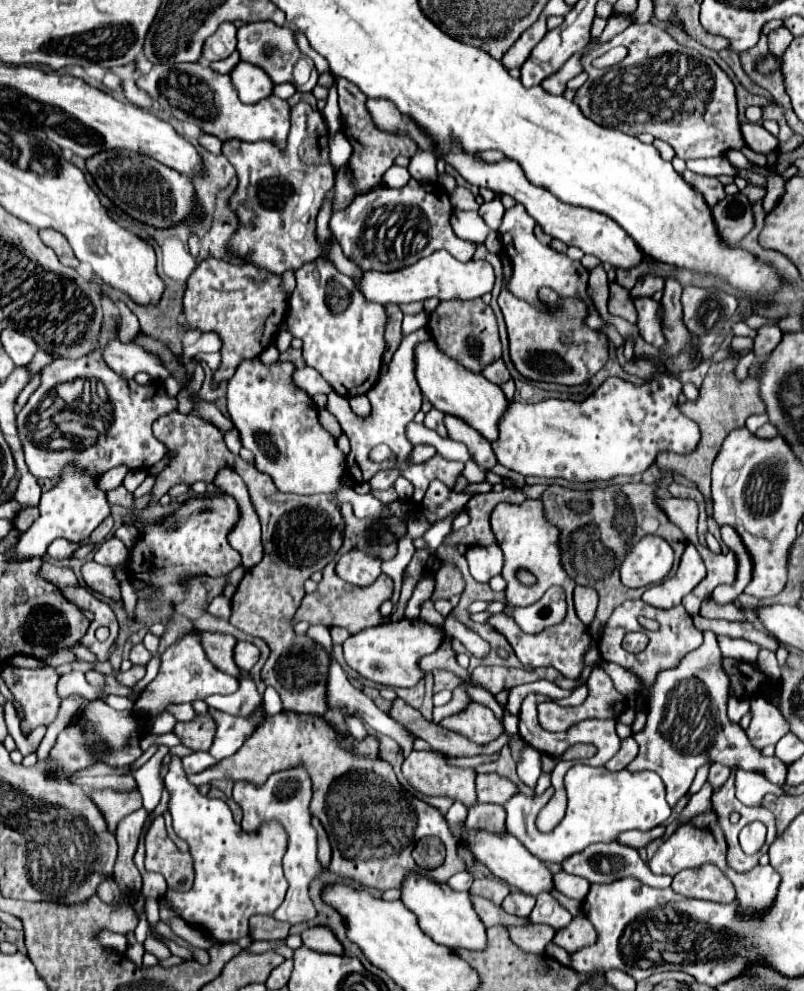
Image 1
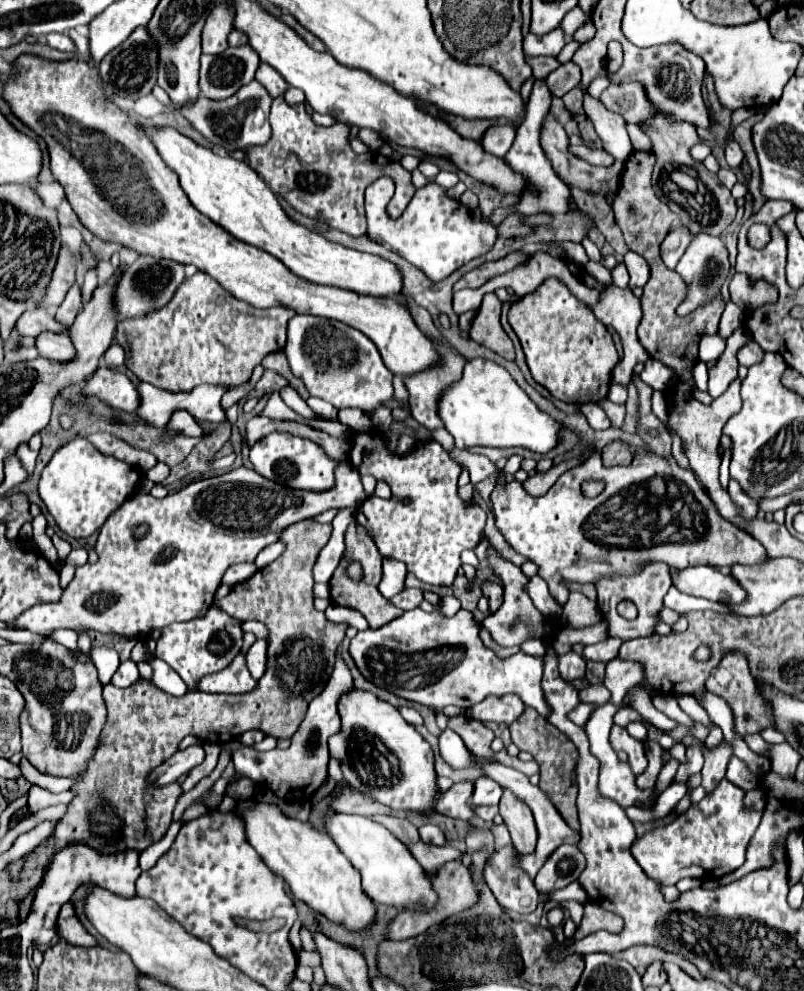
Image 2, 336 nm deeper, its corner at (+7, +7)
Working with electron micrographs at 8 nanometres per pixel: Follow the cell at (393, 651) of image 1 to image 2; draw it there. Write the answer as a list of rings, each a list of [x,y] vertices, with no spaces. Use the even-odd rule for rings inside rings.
[[[413,608],[413,610],[405,612],[403,616],[399,616],[397,620],[385,624],[383,628],[359,632],[351,640],[349,652],[351,652],[357,668],[369,682],[405,698],[405,700],[425,704],[433,712],[441,712],[449,704],[467,710],[491,694],[495,694],[495,696],[517,694],[525,702],[525,706],[535,708],[543,718],[547,718],[551,714],[551,708],[547,708],[547,702],[543,700],[543,690],[541,690],[543,658],[535,658],[535,656],[529,656],[523,652],[517,652],[509,658],[495,656],[495,652],[489,650],[481,642],[479,624],[469,610],[459,610],[455,616],[449,618],[449,616],[443,616],[439,610],[423,612],[421,608]]]

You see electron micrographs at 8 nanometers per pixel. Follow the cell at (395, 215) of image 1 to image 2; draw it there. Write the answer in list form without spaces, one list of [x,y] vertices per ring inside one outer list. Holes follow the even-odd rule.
[[[387,176],[375,180],[367,188],[365,192],[365,210],[367,210],[367,224],[369,224],[367,236],[377,244],[397,252],[419,270],[423,270],[431,282],[439,282],[447,278],[463,264],[487,254],[493,248],[497,240],[497,228],[487,222],[471,220],[471,210],[465,208],[459,200],[449,198],[447,190],[441,188],[439,184],[431,182],[419,188],[411,198],[403,216],[397,220],[389,218],[385,210],[393,196],[393,190],[395,184]]]

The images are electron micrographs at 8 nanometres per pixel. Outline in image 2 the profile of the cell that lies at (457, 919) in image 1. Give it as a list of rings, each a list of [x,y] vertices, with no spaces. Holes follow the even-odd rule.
[[[329,810],[323,816],[323,824],[327,834],[339,846],[339,850],[359,870],[363,890],[371,900],[379,904],[389,904],[395,908],[415,908],[415,906],[433,908],[435,906],[437,894],[431,882],[427,880],[425,870],[411,856],[409,848],[401,840],[397,840],[387,828],[373,822],[371,818],[355,816],[355,814],[337,814],[333,810]]]

